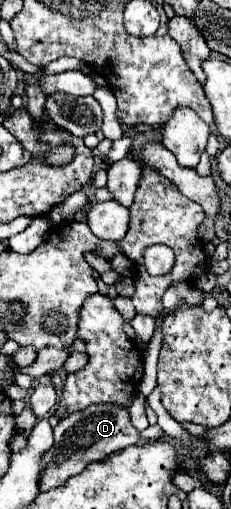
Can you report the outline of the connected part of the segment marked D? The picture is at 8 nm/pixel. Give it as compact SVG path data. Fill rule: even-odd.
M92 404L86 410L74 412L54 428L54 446L44 454L44 470L40 474L40 492L64 486L70 476L80 474L90 462L104 460L116 450L128 448L144 440L142 432L130 424L127 408L114 404Z

